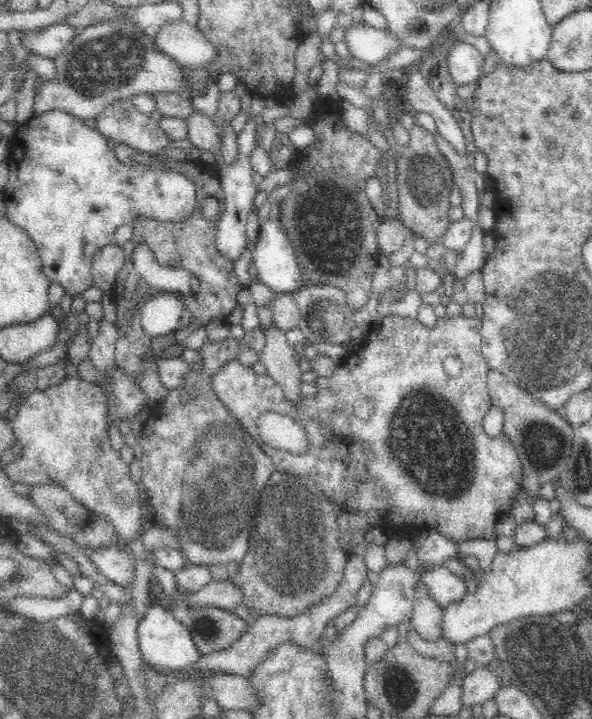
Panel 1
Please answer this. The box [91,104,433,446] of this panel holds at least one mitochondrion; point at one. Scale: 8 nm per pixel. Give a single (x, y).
(329, 222)

